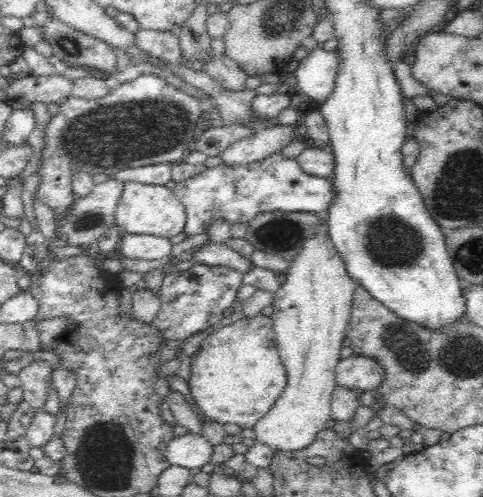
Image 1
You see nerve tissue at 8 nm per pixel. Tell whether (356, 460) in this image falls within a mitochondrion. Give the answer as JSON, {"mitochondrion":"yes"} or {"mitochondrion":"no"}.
{"mitochondrion":"no"}

